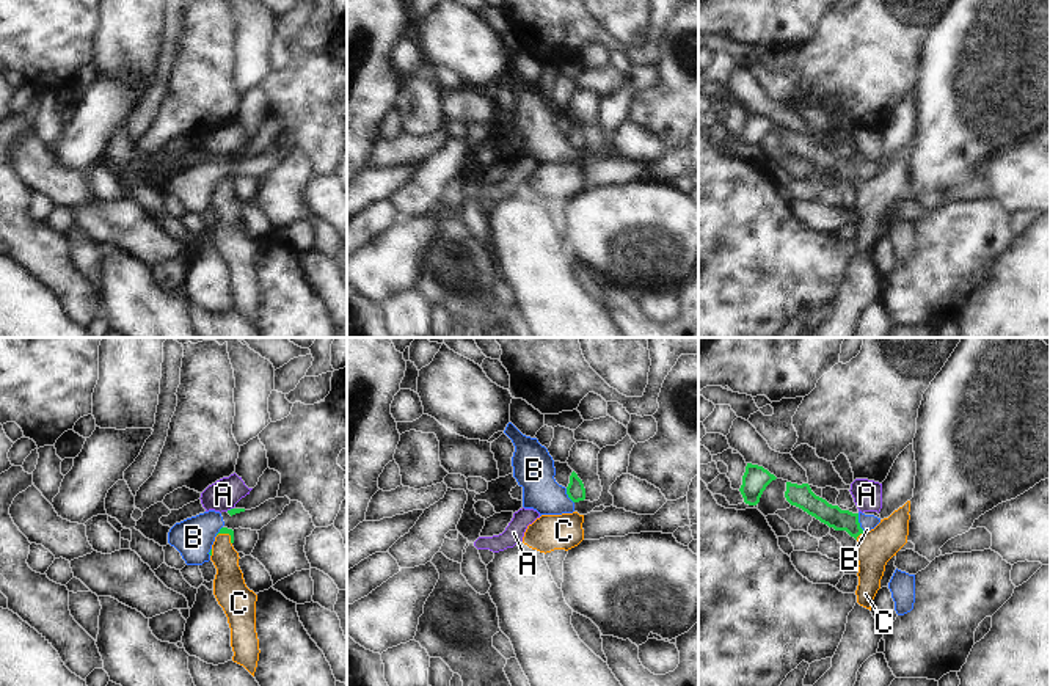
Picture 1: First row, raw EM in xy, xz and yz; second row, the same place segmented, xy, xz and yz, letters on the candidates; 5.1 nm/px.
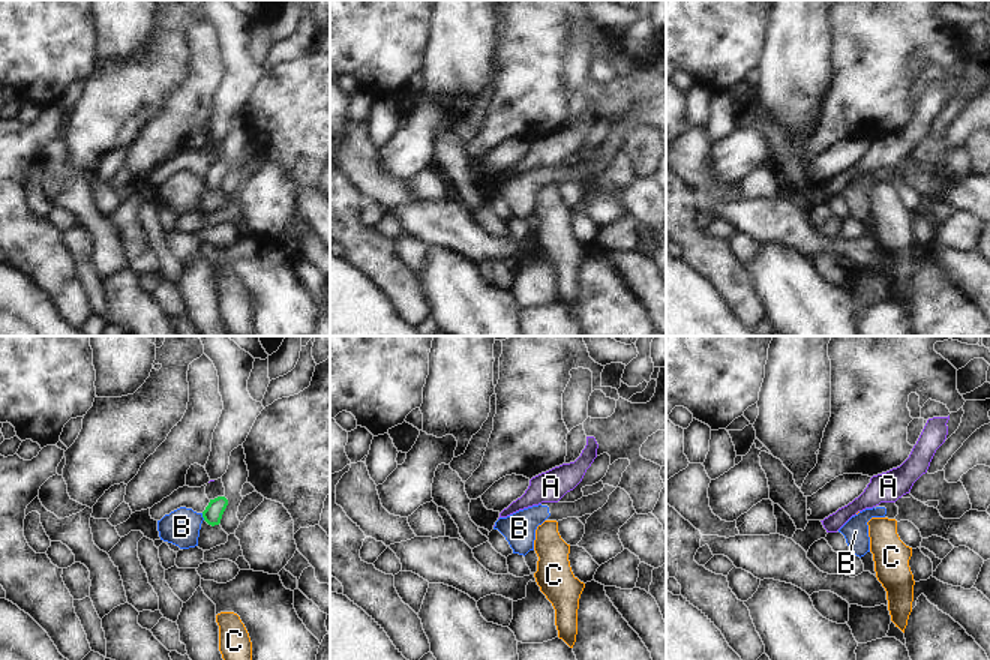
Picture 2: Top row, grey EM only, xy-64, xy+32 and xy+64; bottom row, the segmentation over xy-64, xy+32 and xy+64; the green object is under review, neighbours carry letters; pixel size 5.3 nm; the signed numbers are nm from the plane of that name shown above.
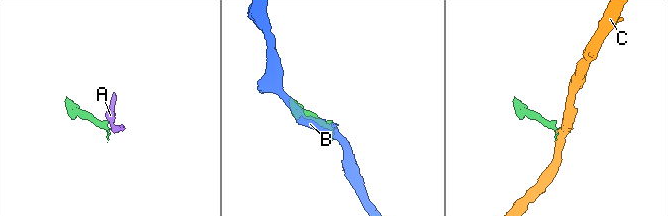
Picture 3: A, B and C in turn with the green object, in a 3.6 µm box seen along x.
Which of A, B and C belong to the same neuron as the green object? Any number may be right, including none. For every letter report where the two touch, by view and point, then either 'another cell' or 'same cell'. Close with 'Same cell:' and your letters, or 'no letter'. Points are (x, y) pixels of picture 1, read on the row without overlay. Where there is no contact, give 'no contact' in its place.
A: xy (231, 157) | another cell
B: yz (859, 171) | another cell
C: yz (860, 181) | same cell
Same cell: C

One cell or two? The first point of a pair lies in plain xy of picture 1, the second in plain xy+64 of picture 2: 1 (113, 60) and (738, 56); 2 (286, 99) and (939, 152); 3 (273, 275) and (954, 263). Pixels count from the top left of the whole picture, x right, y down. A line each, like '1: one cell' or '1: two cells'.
1: two cells
2: two cells
3: two cells

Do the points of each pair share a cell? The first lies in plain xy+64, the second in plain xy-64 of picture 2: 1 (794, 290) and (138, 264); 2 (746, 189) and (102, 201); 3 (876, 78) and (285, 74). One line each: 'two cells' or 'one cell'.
1: two cells
2: one cell
3: two cells

